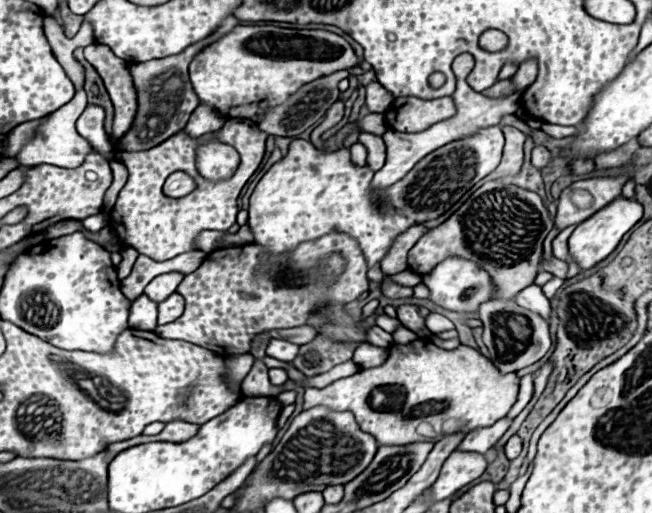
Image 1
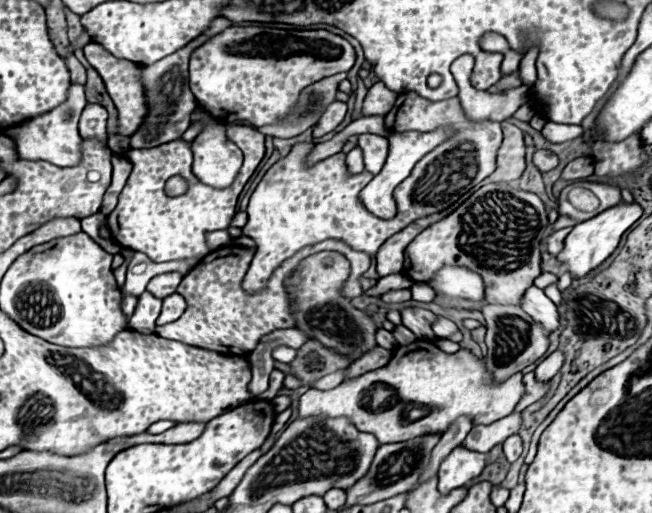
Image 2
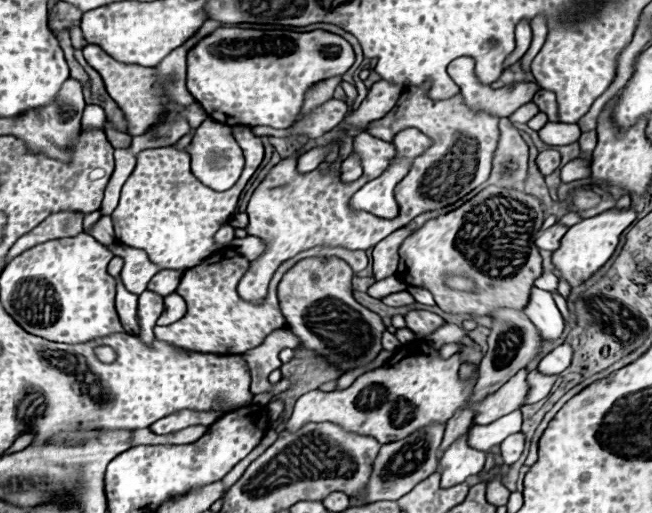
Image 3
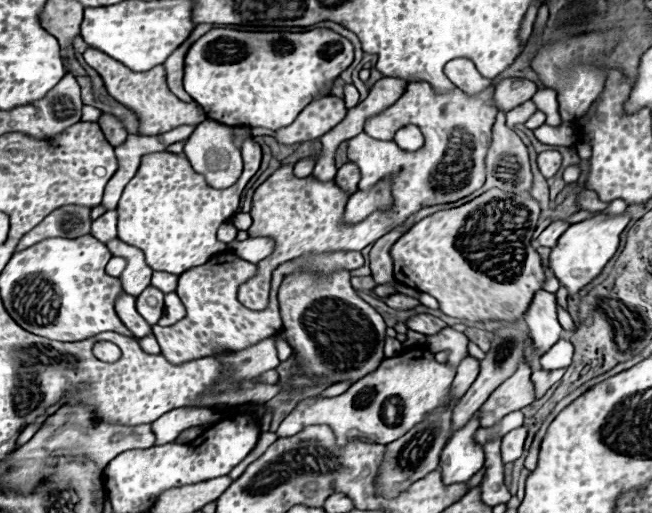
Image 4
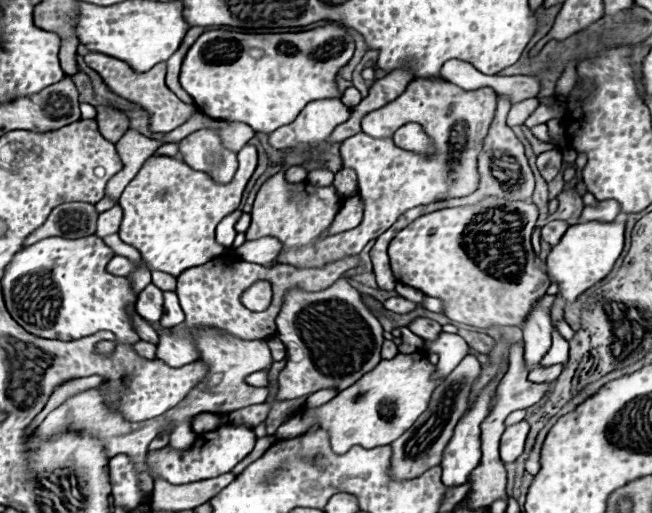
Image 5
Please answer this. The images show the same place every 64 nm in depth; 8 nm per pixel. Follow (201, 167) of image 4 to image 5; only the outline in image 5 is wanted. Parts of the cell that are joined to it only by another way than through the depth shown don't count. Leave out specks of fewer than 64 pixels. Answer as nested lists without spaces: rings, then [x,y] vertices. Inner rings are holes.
[[[198,130],[178,144],[178,154],[192,170],[210,174],[216,182],[226,184],[238,170],[236,154],[226,150],[214,130]]]

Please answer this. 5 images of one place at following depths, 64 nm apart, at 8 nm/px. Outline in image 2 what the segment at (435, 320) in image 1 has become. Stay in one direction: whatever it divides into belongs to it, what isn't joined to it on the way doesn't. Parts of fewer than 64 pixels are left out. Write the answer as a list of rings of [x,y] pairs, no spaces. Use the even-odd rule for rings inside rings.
[[[438,318],[436,322],[434,322],[434,336],[438,338],[438,340],[446,340],[446,338],[450,338],[454,332],[458,332],[458,326],[452,322],[452,320],[446,320],[446,318]]]

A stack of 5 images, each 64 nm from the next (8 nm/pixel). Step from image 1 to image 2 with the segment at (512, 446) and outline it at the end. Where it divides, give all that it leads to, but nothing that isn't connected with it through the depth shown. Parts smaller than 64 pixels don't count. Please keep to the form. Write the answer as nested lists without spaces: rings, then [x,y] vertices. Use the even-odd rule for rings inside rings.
[[[514,434],[514,436],[510,436],[510,438],[504,440],[502,448],[504,448],[506,460],[508,460],[508,462],[516,462],[518,456],[522,454],[522,438],[520,438],[518,434]]]

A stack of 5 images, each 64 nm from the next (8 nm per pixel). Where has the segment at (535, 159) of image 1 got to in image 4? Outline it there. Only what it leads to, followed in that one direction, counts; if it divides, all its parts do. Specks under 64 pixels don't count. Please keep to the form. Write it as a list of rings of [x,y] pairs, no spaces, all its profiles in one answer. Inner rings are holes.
[[[548,150],[538,154],[538,168],[546,178],[552,178],[560,170],[560,162],[562,162],[562,156],[558,150]]]

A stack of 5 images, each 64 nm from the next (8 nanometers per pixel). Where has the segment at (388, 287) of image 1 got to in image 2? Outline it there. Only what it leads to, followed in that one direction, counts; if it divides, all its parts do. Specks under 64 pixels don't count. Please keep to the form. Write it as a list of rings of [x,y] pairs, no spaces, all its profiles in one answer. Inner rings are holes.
[[[392,290],[384,294],[384,302],[388,304],[400,304],[400,302],[408,302],[410,300],[410,290]]]

